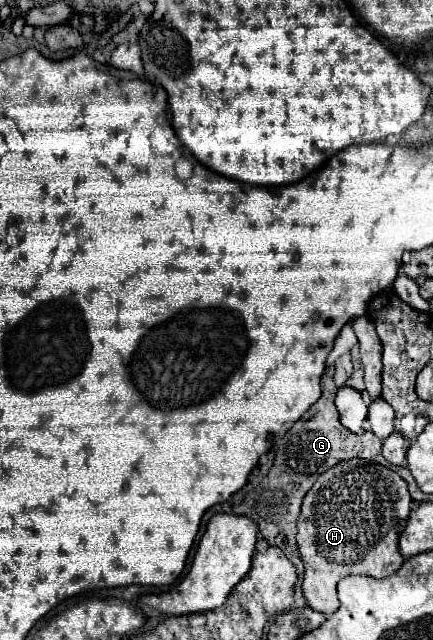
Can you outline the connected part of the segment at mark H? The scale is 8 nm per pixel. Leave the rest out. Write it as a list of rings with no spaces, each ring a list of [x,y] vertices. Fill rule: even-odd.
[[[347,459],[321,473],[307,491],[297,519],[297,547],[305,563],[303,595],[311,609],[333,615],[337,611],[337,583],[347,575],[387,577],[403,565],[399,535],[413,509],[407,483],[391,469]],[[347,513],[347,515],[339,515]]]

